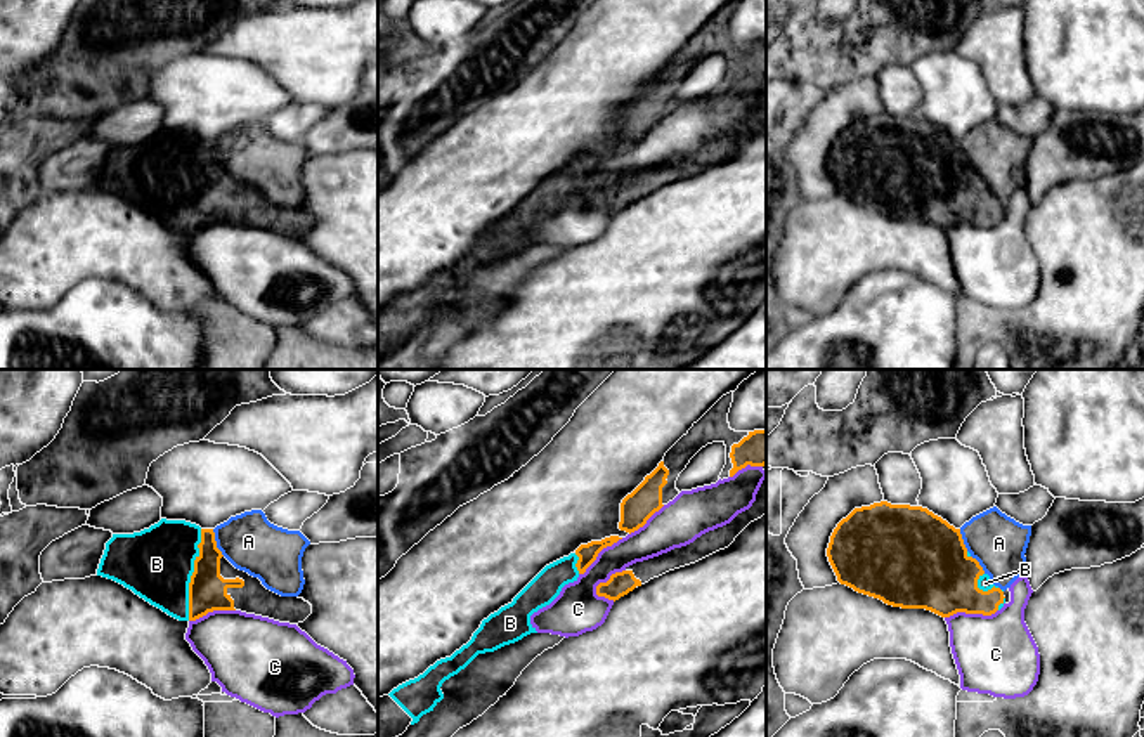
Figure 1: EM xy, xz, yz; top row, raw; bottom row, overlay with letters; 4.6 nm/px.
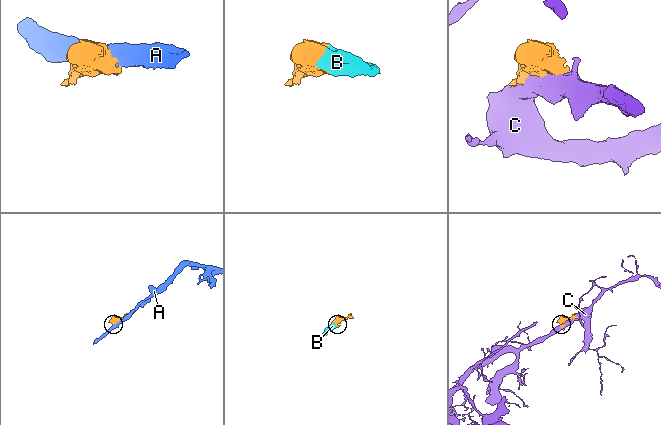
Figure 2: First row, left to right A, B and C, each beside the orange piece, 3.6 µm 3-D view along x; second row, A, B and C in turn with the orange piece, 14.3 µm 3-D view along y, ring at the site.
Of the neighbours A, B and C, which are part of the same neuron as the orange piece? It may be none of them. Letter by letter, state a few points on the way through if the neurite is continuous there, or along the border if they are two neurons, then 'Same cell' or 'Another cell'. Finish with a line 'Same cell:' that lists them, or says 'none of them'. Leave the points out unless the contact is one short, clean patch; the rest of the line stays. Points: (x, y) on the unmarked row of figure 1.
A: Another cell
B: Same cell
C: Another cell
Same cell: B

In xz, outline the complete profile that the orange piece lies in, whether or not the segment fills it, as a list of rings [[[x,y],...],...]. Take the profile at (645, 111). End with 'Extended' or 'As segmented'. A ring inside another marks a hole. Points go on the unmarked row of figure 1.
[[[733,3],[723,7],[664,68],[659,78],[621,114],[619,140],[634,144],[679,102],[676,92],[690,71],[707,55],[726,57],[726,76],[719,90],[733,88],[738,82],[766,76],[766,42],[735,43],[728,24]]]. Extended

